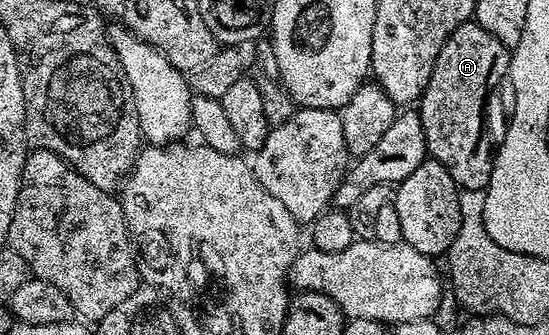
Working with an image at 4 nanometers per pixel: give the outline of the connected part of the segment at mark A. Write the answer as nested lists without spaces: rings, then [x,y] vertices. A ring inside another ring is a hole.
[[[477,21],[461,23],[444,41],[432,77],[417,104],[427,156],[444,165],[462,191],[485,191],[490,184],[494,155],[492,147],[482,143],[482,110],[486,107],[486,86],[507,78],[511,54],[511,48],[496,41]]]

